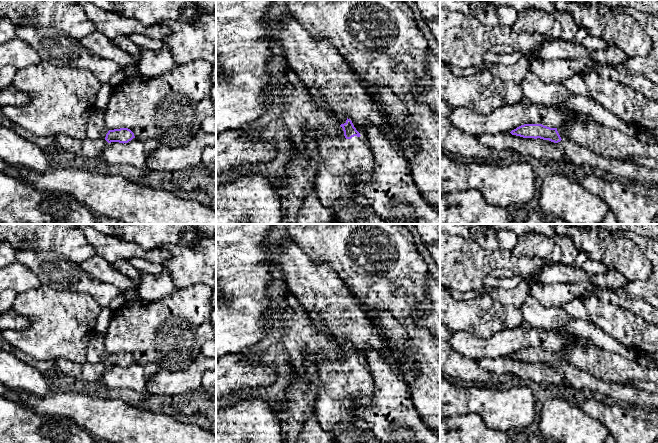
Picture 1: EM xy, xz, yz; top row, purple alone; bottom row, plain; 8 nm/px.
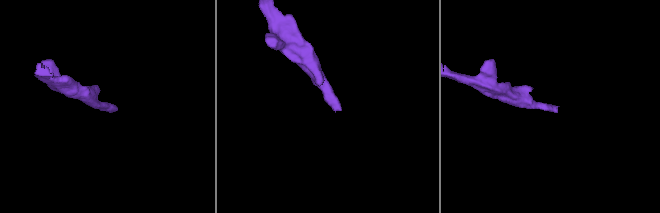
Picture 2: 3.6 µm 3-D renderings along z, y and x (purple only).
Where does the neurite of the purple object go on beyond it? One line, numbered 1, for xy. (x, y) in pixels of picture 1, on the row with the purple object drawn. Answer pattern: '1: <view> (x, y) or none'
1: none

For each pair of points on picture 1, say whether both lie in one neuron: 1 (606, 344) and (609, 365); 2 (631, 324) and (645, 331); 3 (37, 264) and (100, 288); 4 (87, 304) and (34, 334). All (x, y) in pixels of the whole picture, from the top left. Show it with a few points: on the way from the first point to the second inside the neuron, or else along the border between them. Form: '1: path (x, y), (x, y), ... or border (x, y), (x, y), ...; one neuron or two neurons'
1: border (585, 341), (618, 353); two neurons
2: path (634, 327), (638, 331), (642, 331); one neuron
3: path (53, 270), (72, 277), (78, 283), (84, 283); one neuron
4: path (74, 314), (52, 334), (47, 334); one neuron

